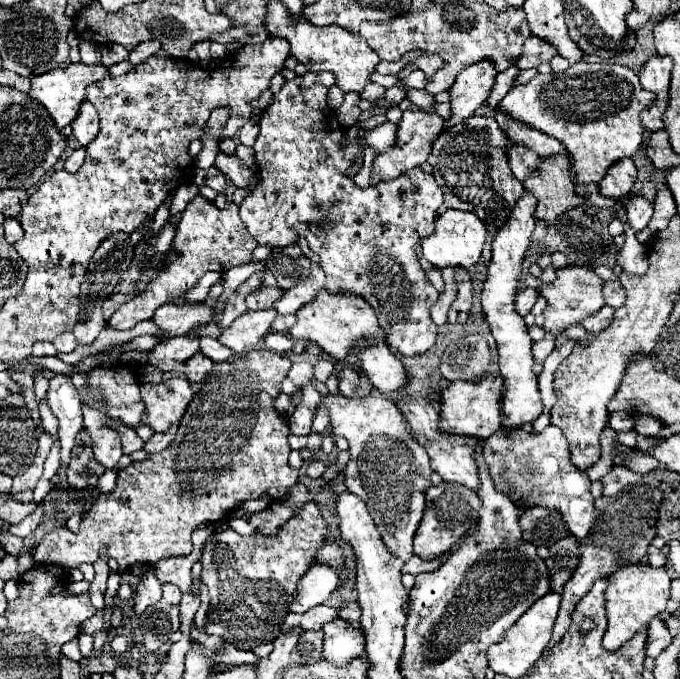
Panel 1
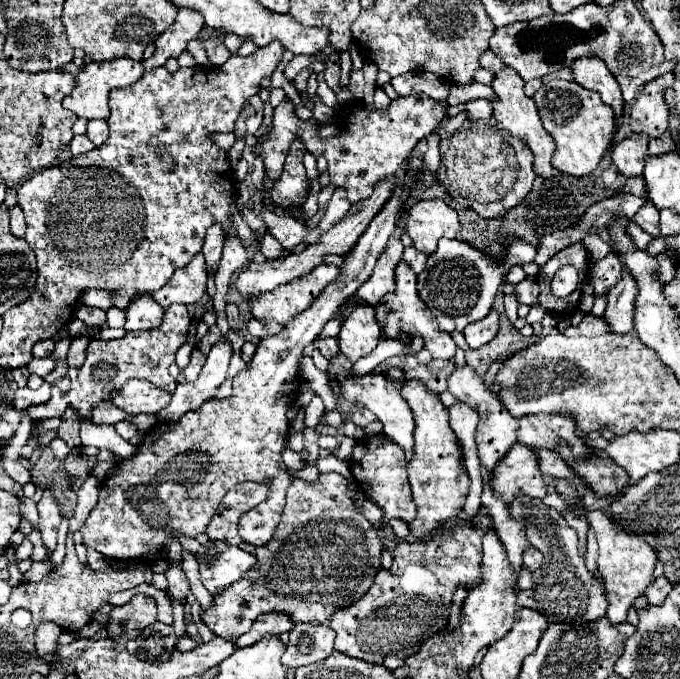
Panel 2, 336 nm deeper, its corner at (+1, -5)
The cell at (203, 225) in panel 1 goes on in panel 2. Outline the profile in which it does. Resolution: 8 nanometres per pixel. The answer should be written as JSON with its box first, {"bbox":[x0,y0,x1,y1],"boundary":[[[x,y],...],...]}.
{"bbox":[151,254,207,308],"boundary":[[[197,254],[191,264],[185,268],[179,268],[171,280],[151,296],[163,306],[169,308],[169,304],[197,304],[203,294],[207,292],[207,272],[205,272],[205,260],[203,254]]]}

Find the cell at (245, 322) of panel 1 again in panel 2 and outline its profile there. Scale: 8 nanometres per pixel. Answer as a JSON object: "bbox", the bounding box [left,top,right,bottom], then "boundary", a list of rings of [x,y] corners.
{"bbox":[159,340,233,422],"boundary":[[[219,340],[211,348],[211,352],[207,356],[207,362],[201,368],[199,378],[195,382],[179,384],[177,390],[173,392],[173,396],[171,396],[169,406],[159,412],[159,418],[167,420],[167,422],[175,422],[183,414],[187,414],[189,410],[197,410],[207,400],[211,400],[215,396],[215,392],[219,390],[219,386],[227,378],[227,368],[229,368],[231,354],[233,354],[231,342]]]}

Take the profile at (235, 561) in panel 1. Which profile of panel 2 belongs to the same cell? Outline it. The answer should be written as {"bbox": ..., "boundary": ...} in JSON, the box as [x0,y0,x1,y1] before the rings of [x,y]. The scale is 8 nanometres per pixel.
{"bbox":[197,542,255,596],"boundary":[[[205,542],[197,550],[203,586],[215,596],[255,566],[255,556],[223,542]]]}

